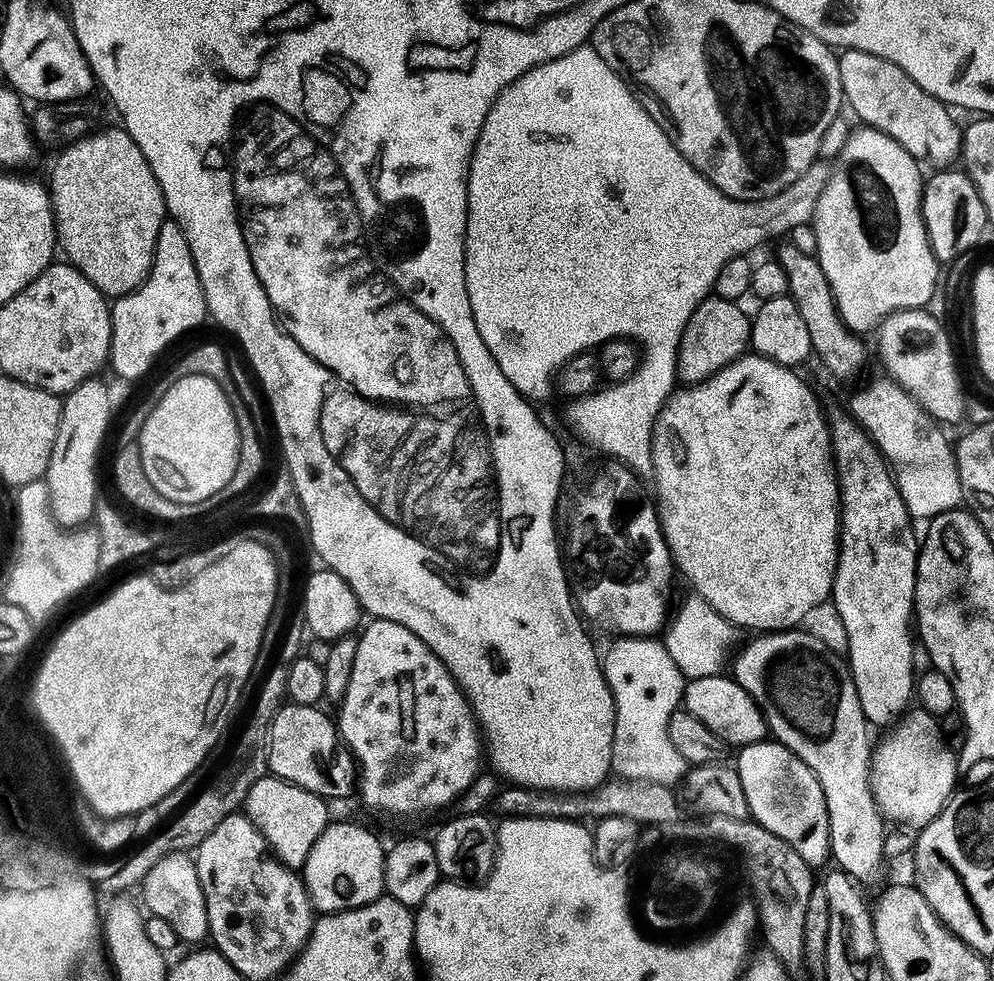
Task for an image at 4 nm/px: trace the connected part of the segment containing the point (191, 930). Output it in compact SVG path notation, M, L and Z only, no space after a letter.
M175 852L166 854L166 858L158 858L158 862L154 862L154 866L150 866L144 875L142 891L143 907L151 915L165 919L180 942L192 944L188 946L200 946L209 939L206 898L202 894L202 882L198 882L195 859L189 853Z

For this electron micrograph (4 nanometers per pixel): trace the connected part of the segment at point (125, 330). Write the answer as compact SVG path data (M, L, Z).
M166 218L158 230L152 271L132 292L127 292L111 305L112 351L110 368L124 380L136 380L152 368L163 348L168 348L183 332L206 320L208 303L204 301L202 282L190 254L186 234L175 220Z

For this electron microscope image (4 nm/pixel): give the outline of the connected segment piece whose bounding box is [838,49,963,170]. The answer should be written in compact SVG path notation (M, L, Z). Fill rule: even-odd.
M845 49L838 62L844 99L861 123L894 138L911 156L930 162L933 169L947 169L959 159L963 131L954 122L951 109L926 94L901 67L877 55L852 49Z

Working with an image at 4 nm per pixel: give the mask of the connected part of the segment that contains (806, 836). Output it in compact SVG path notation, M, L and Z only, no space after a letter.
M771 738L745 744L737 752L740 753L734 767L738 778L742 778L742 790L746 790L751 819L788 843L808 865L829 863L832 854L830 818L826 794L822 794L822 786L814 770L810 770L810 766L806 766L806 762L786 746Z

